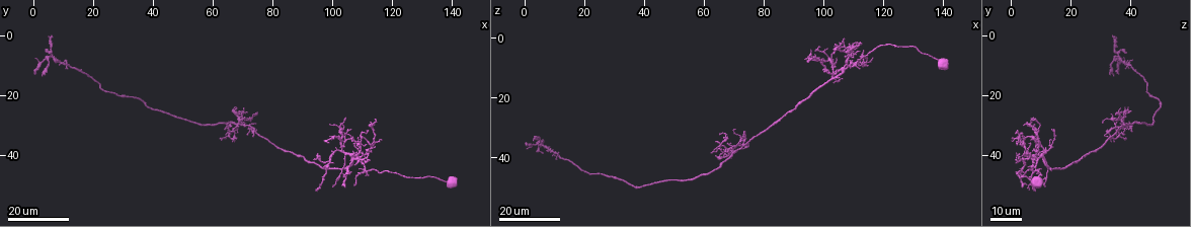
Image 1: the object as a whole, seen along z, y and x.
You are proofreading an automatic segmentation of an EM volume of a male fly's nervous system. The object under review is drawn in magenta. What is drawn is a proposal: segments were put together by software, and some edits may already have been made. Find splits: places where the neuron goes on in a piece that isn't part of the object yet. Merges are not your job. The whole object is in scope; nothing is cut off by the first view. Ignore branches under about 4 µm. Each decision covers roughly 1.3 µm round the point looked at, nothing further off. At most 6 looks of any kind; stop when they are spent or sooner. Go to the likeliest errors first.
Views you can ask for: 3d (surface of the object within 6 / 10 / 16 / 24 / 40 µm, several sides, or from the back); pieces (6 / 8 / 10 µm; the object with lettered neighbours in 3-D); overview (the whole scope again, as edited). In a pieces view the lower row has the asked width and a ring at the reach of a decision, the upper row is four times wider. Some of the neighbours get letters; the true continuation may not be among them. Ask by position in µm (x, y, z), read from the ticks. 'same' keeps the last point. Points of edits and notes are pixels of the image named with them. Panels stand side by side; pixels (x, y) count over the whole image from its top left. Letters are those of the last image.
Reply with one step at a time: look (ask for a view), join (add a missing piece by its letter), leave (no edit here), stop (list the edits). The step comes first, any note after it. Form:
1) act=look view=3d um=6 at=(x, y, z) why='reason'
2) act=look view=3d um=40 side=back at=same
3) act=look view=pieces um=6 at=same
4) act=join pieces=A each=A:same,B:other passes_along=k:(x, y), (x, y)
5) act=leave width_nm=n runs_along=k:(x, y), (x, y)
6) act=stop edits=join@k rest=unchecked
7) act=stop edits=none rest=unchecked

act=look view=3d um=16 at=(101, 50, 11)

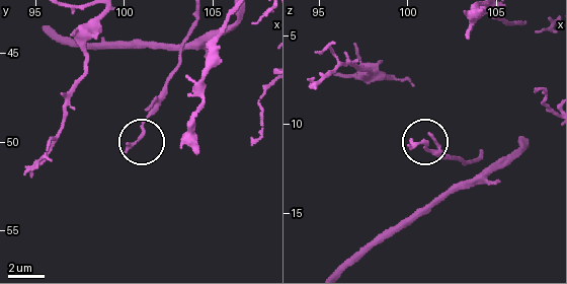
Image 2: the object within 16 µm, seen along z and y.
act=look view=pieces um=6 at=(100.3, 50.3, 11.2)

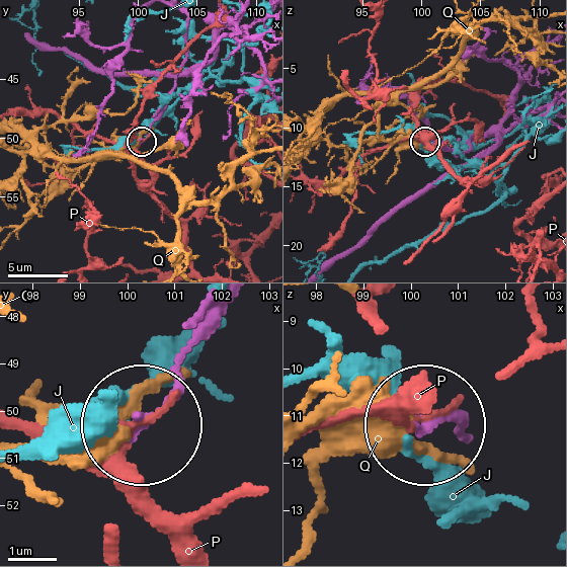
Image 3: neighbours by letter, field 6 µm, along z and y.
act=leave width_nm=190 each=J:other,P:other,Q:other runs_along=3:(233, 304), (148, 421) found='no lettered piece goes on from it'

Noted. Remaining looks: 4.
act=look view=3d um=16 at=(1, 13, 36) why='branch stops here'

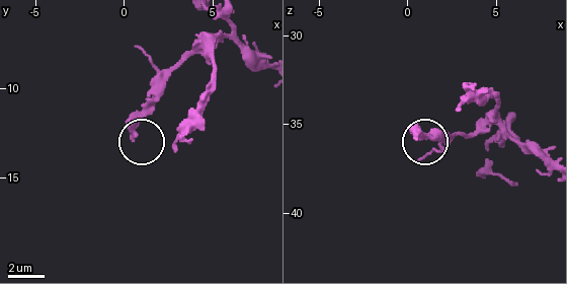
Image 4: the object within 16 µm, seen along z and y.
act=look view=pieces um=10 at=same why='what lies round it'

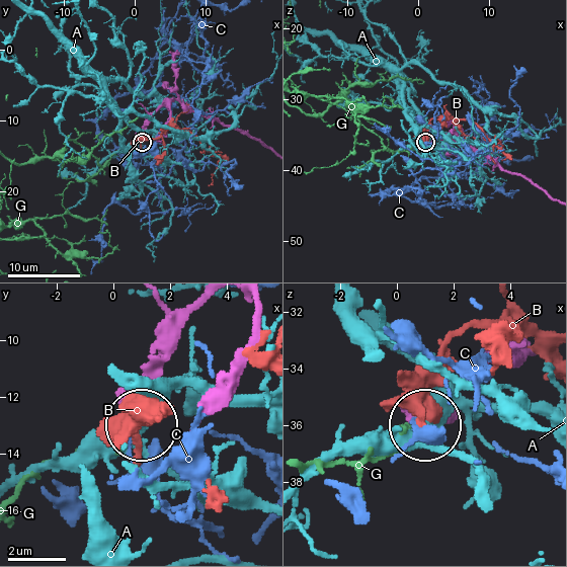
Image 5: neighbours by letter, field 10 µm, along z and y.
act=leave each=A:other,B:other,C:other,G:other found='none of them fits'

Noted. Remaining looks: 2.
act=look view=3d um=16 at=(95, 52, 8) why='end of a long branch'

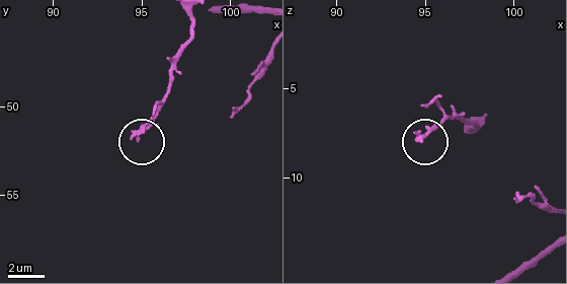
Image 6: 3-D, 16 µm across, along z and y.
act=look view=pieces um=10 at=(94.7, 51.9, 7.9)

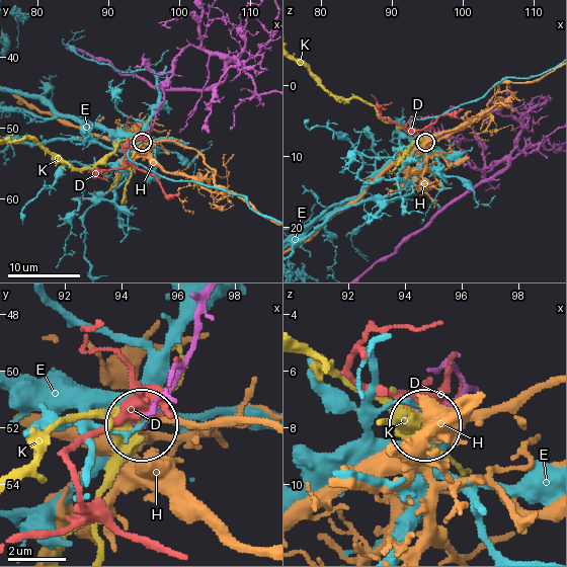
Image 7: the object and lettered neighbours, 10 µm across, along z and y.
act=leave each=D:other,E:other,H:other,K:other found='none of them fits'

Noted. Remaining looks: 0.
act=stop edits=none rest=unchecked

